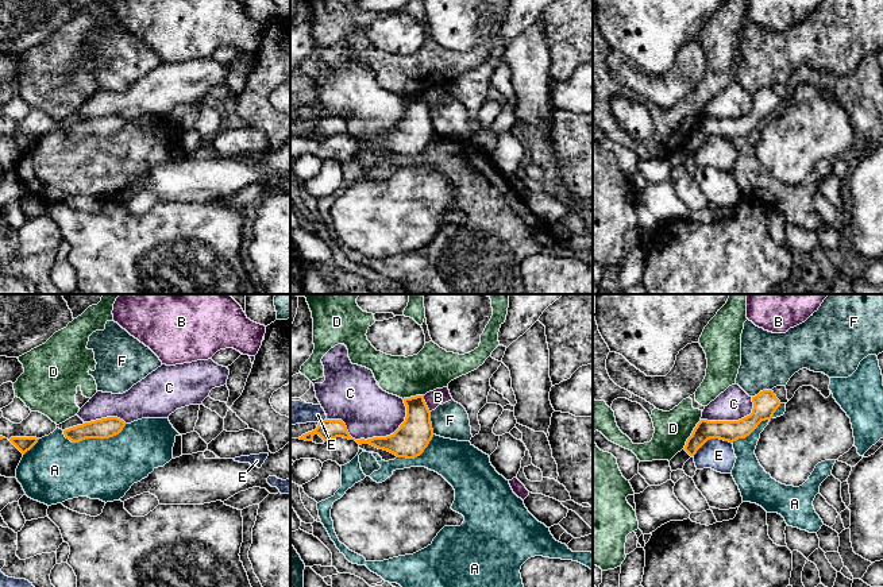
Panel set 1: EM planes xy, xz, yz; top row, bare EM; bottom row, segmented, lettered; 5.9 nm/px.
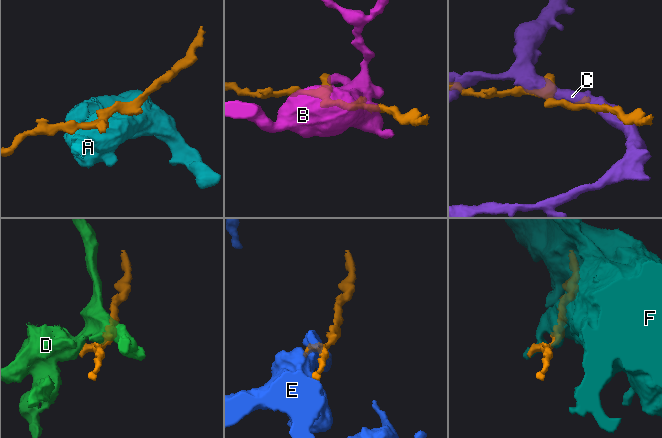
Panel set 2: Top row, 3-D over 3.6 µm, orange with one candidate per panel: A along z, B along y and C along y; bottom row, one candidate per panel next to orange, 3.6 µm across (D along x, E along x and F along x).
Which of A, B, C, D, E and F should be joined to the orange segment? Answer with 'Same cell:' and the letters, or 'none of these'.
Same cell: none of these

